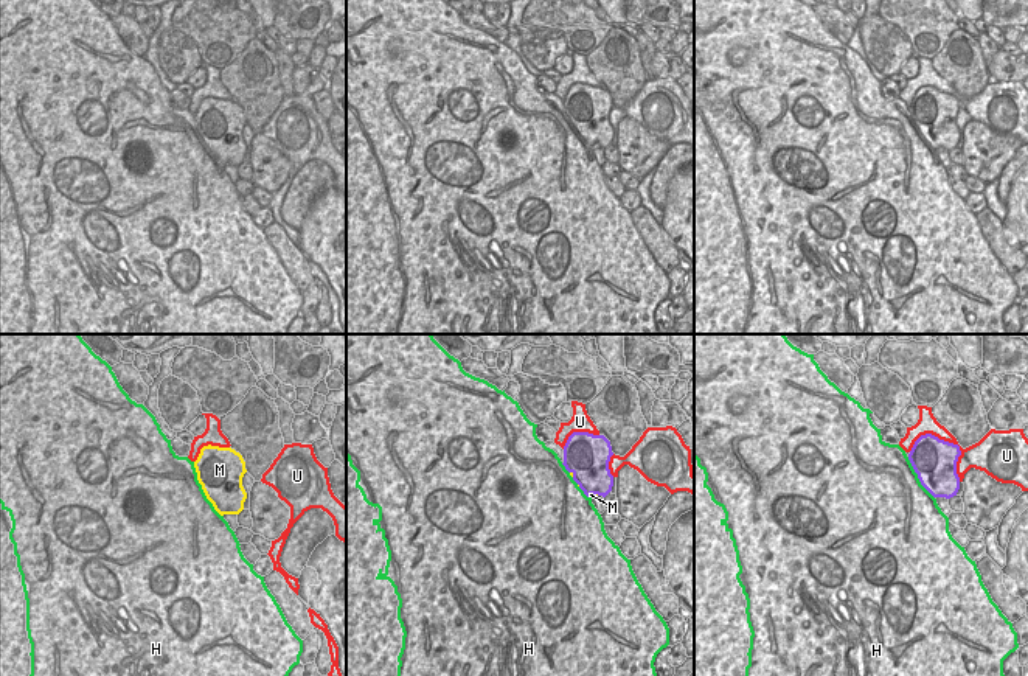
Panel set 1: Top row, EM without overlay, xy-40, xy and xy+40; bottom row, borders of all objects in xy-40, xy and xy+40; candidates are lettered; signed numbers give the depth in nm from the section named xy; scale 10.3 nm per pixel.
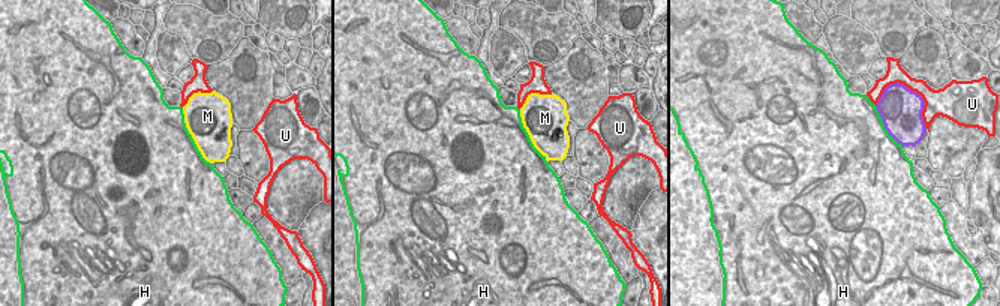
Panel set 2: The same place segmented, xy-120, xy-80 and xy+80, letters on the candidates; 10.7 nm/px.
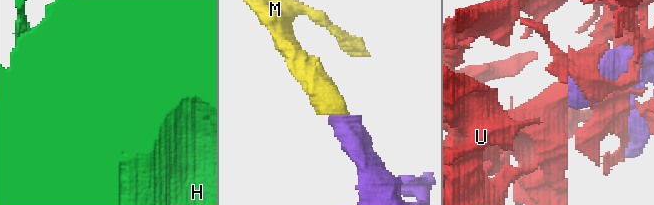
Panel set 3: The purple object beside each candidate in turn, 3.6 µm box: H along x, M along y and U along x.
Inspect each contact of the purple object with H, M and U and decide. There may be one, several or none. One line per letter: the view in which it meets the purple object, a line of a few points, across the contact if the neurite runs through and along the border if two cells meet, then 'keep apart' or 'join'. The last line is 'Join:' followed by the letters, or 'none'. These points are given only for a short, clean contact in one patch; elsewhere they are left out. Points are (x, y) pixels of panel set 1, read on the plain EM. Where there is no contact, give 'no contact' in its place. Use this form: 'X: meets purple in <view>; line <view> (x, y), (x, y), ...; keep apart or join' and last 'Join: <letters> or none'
H: meets purple in xy+40; keep apart
M: meets purple in xy; join
U: meets purple in xy+40; keep apart
Join: M

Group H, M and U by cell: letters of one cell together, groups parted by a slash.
H / M / U

